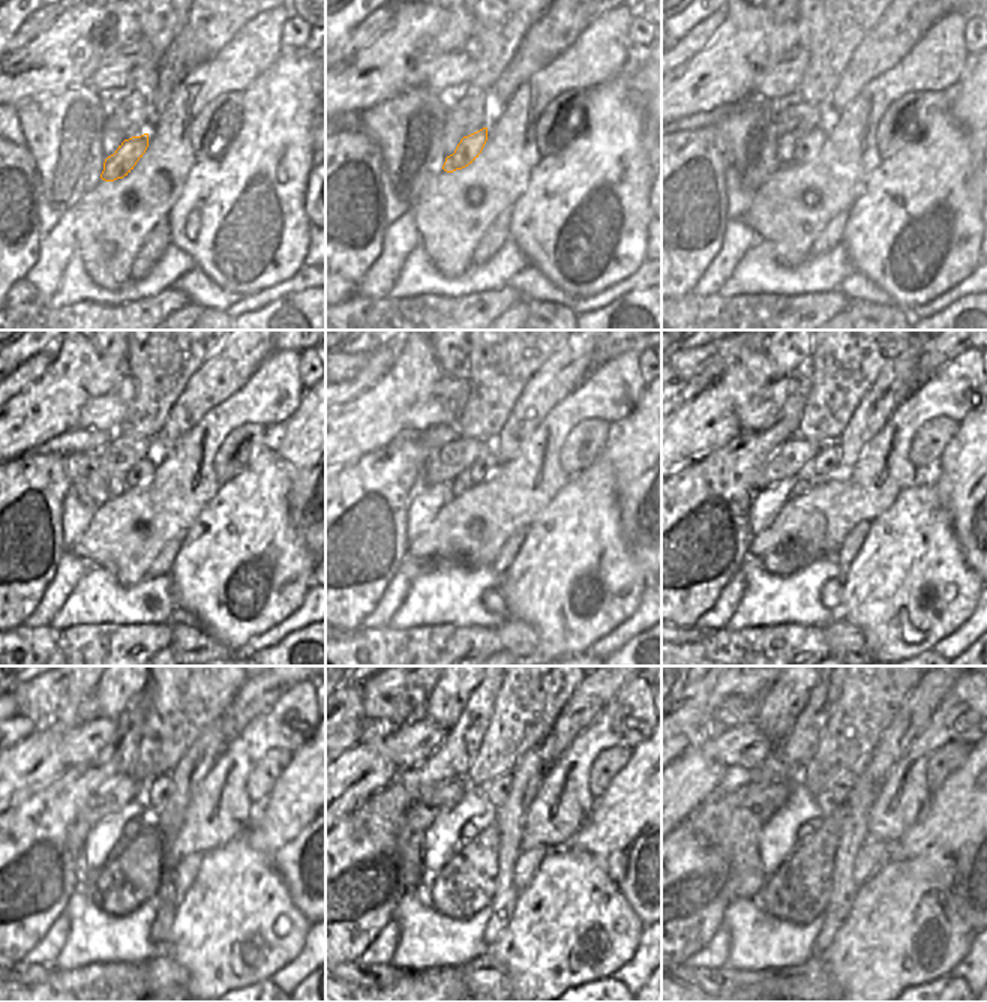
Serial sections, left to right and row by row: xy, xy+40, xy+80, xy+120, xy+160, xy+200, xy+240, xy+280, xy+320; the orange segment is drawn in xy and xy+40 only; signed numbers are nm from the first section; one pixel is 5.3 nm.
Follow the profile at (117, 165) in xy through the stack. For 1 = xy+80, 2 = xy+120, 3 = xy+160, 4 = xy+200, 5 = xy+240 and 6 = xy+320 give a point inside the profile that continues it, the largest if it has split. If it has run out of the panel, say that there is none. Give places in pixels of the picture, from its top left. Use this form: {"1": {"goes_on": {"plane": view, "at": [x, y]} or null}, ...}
{"1": {"goes_on": {"plane": "xy+80", "at": [807, 146]}}, "2": {"goes_on": {"plane": "xy+120", "at": [143, 473]}}, "3": {"goes_on": {"plane": "xy+160", "at": [476, 473]}}, "4": {"goes_on": {"plane": "xy+200", "at": [824, 464]}}, "5": {"goes_on": {"plane": "xy+240", "at": [155, 795]}}, "6": {"goes_on": {"plane": "xy+320", "at": [840, 791]}}}

